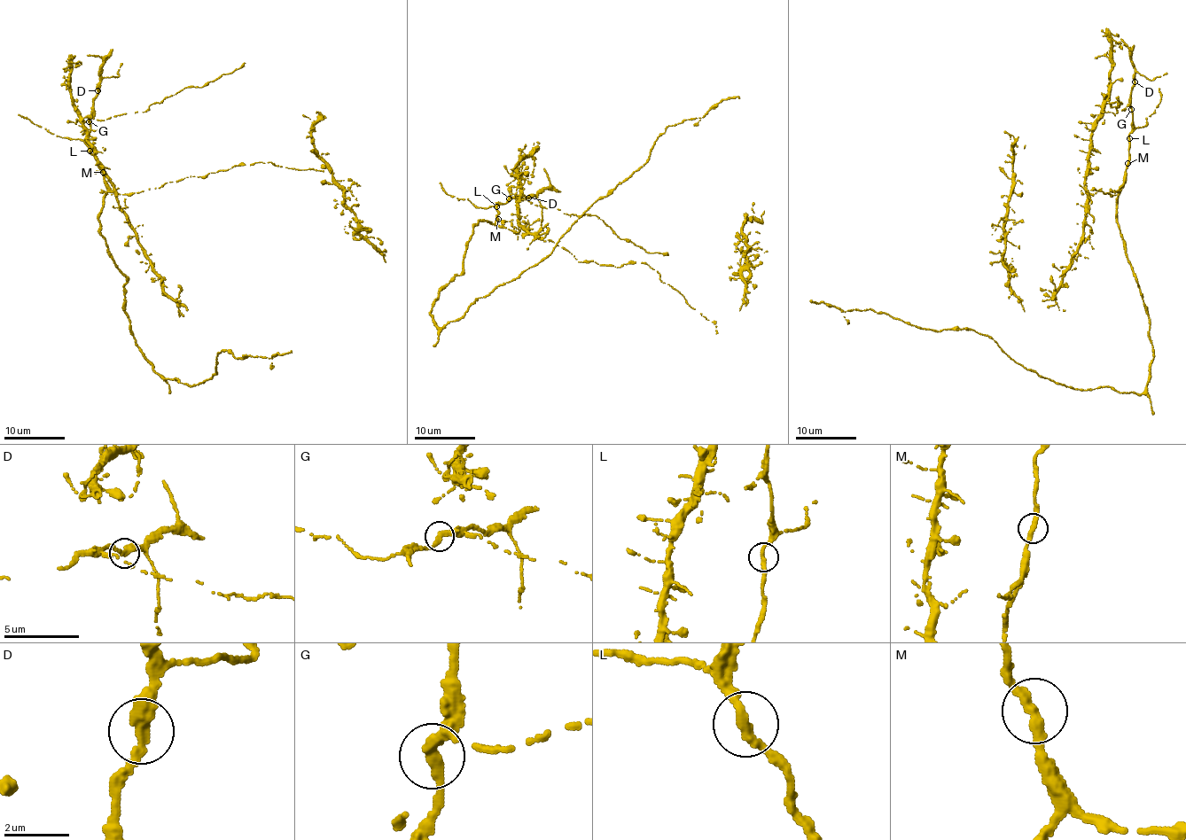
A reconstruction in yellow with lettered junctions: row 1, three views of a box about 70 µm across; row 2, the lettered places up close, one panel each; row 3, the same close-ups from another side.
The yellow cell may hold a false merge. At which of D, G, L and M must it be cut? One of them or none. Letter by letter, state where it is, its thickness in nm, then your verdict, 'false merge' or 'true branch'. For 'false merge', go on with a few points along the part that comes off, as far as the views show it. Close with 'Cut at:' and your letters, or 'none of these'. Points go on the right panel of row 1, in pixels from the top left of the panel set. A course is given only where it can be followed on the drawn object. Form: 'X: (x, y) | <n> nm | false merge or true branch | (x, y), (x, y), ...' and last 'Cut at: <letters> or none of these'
D: (1135, 81) | 360 nm | true branch
G: (1131, 109) | 320 nm | true branch
L: (1129, 138) | 280 nm | true branch
M: (1127, 163) | 320 nm | true branch
Cut at: none of these

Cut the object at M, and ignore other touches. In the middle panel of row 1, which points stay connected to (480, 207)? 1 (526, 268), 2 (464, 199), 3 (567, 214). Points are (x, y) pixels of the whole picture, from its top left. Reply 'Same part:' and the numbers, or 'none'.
Same part: 2, 3

